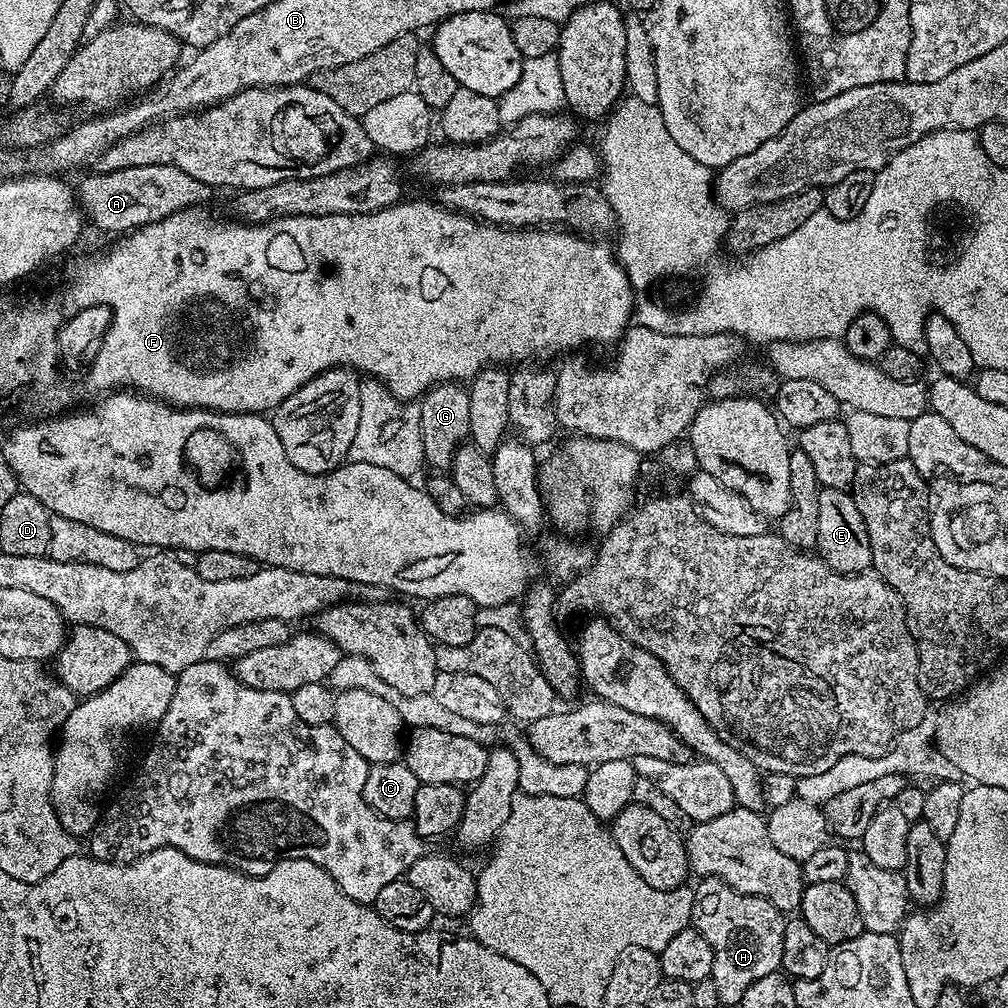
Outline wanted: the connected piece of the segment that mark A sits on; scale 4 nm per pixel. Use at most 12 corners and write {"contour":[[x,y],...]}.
{"contour":[[178,166],[93,172],[76,199],[91,227],[127,234],[204,206]]}

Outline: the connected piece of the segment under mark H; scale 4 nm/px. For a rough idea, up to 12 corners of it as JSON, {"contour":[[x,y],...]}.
{"contour":[[705,876],[691,927],[721,1005],[781,971],[785,913]]}

